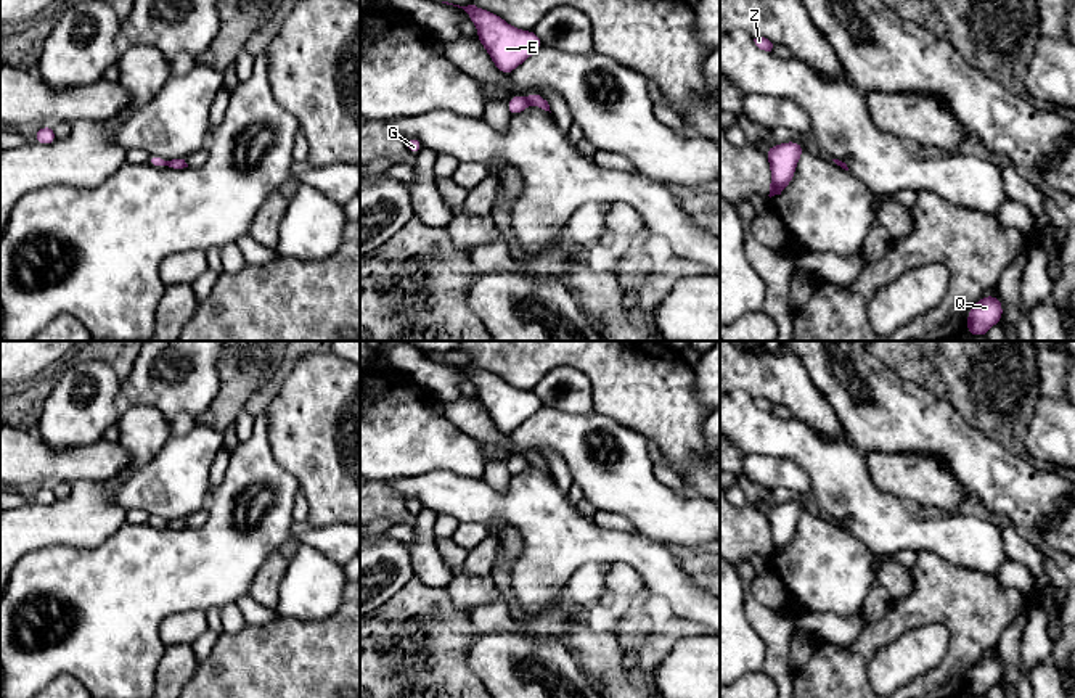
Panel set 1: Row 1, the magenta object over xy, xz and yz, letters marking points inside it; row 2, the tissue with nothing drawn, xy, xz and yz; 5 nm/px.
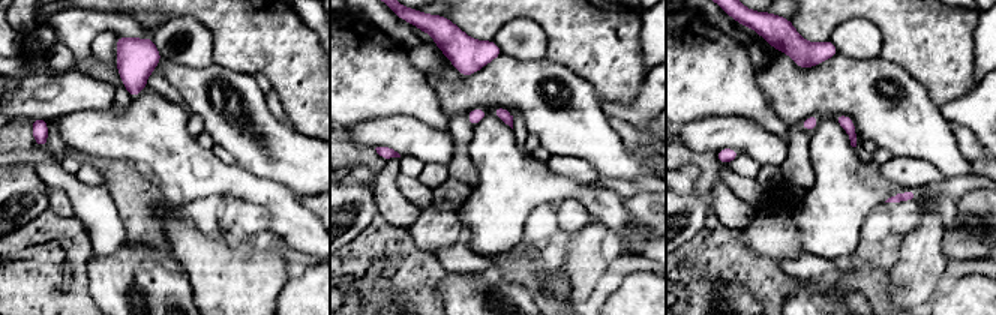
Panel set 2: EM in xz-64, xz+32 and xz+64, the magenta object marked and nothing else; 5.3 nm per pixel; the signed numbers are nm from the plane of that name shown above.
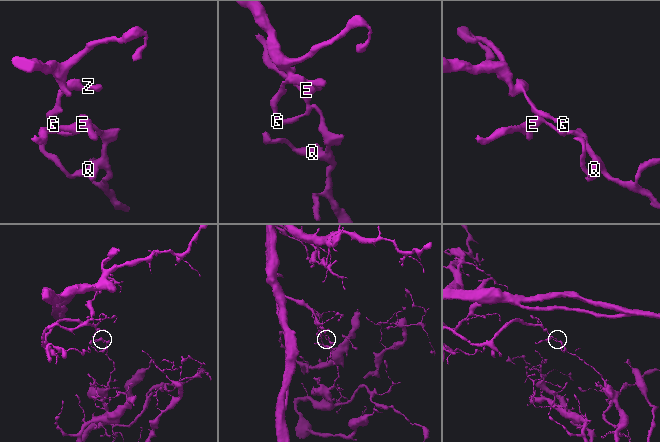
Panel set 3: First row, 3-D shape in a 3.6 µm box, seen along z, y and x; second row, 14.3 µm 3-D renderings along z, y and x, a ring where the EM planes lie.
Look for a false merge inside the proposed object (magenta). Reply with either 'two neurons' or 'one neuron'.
two neurons

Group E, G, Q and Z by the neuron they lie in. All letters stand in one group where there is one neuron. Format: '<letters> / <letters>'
E G Z / Q

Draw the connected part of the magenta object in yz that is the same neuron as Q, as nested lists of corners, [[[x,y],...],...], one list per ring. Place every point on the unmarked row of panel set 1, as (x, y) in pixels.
[[[983,656],[971,667],[966,692],[974,696],[987,696],[988,690],[1001,680],[1001,659],[998,656]]]

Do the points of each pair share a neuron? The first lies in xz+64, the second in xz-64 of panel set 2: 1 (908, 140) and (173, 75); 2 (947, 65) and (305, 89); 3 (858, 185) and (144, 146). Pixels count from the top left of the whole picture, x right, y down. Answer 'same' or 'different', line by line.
1: same
2: same
3: same

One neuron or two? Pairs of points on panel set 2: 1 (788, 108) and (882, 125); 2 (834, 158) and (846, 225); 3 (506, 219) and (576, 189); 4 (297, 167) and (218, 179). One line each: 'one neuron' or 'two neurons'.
1: one neuron
2: one neuron
3: one neuron
4: two neurons

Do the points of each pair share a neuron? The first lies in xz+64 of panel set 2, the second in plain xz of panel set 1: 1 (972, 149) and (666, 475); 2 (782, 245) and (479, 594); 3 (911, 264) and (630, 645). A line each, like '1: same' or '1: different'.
1: same
2: same
3: same

